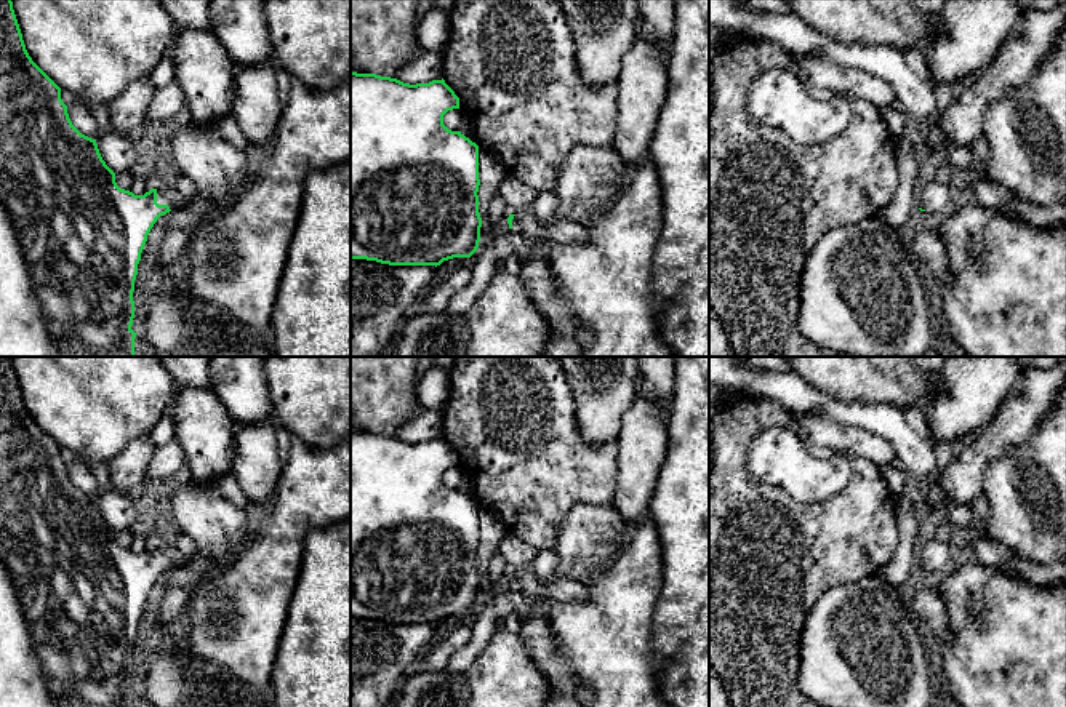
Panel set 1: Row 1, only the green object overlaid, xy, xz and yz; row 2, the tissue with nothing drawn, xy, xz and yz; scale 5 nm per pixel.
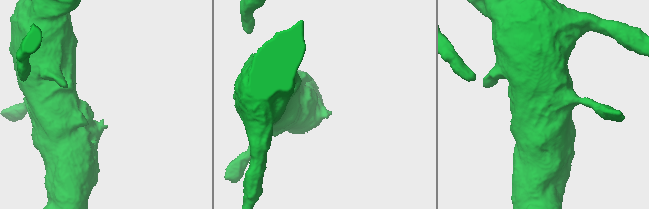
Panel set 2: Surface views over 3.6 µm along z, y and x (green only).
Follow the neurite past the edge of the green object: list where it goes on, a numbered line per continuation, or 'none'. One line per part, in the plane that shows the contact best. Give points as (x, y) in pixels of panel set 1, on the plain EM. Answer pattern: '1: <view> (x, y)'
1: xy (167, 552)

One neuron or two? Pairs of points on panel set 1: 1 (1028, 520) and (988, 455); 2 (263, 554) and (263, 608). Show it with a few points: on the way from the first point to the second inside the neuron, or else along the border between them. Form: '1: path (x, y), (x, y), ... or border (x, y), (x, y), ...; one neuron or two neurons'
1: border (1025, 440), (989, 466), (981, 493); two neurons
2: path (263, 567), (263, 595); one neuron

